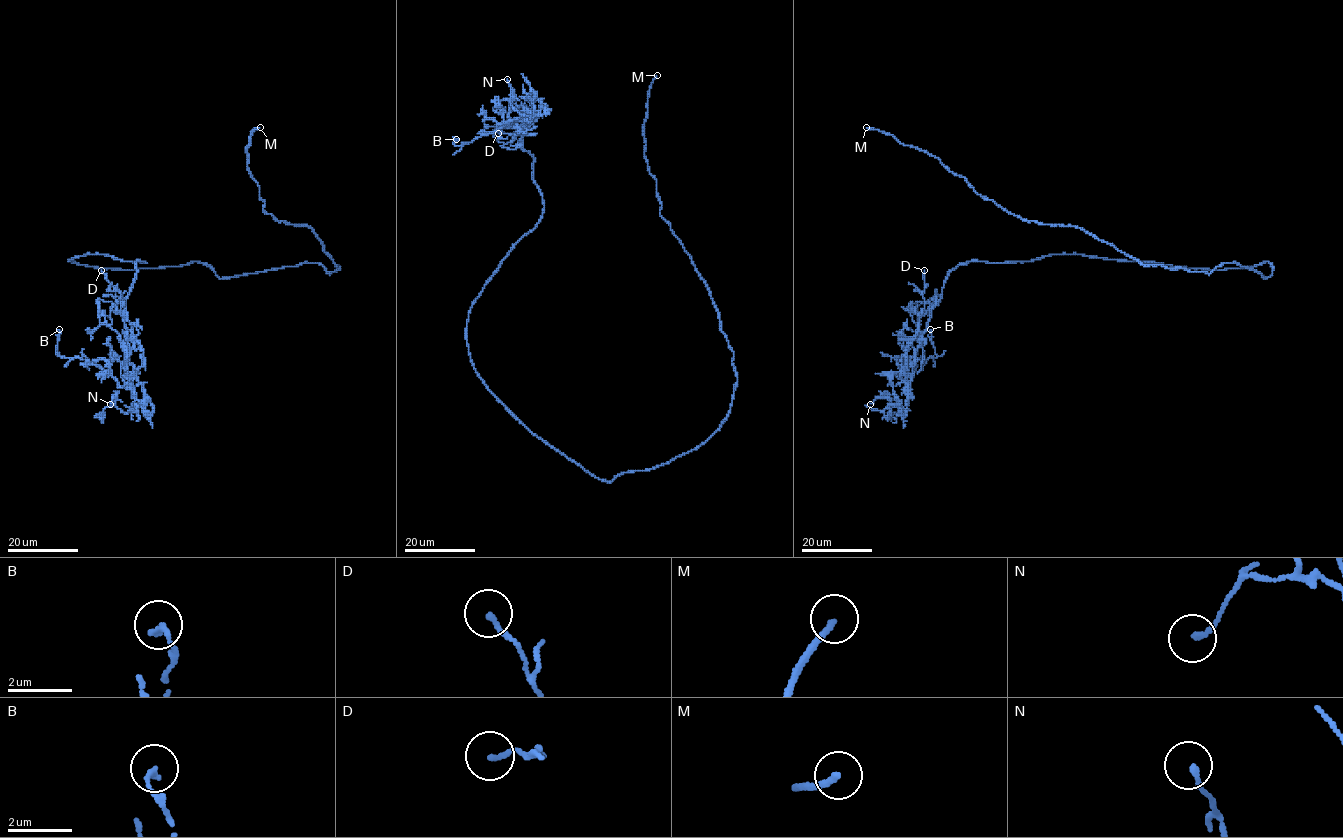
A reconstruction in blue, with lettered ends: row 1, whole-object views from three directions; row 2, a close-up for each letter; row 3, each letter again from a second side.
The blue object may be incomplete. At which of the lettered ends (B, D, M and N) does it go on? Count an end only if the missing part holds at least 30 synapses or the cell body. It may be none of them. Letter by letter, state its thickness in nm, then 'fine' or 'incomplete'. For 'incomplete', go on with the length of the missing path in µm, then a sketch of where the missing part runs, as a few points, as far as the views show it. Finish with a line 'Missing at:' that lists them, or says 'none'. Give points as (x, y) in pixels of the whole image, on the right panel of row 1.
B: 160 nm thick; fine
D: 150 nm thick; fine
M: 180 nm thick; incomplete; about 60 µm are missing
N: 160 nm thick; fine
Missing at: M

